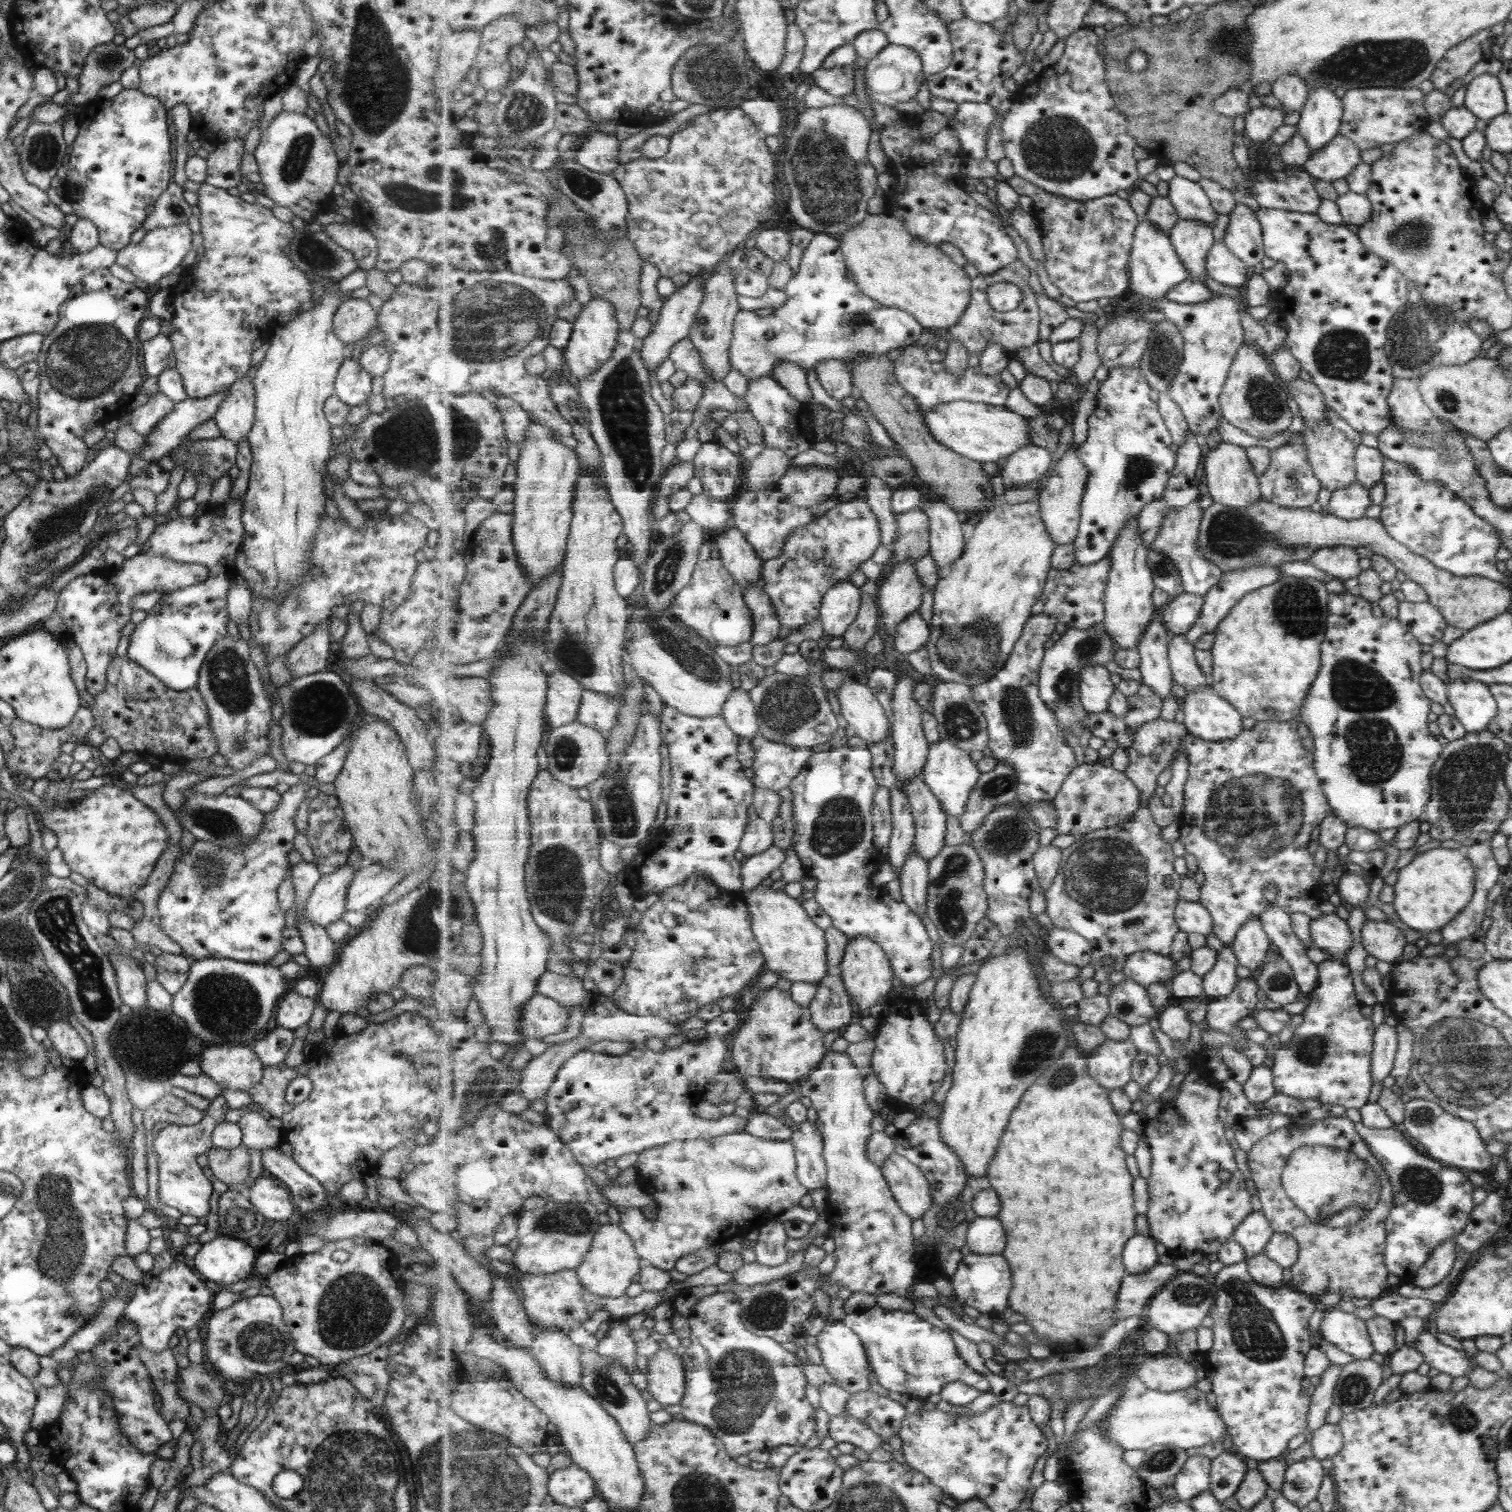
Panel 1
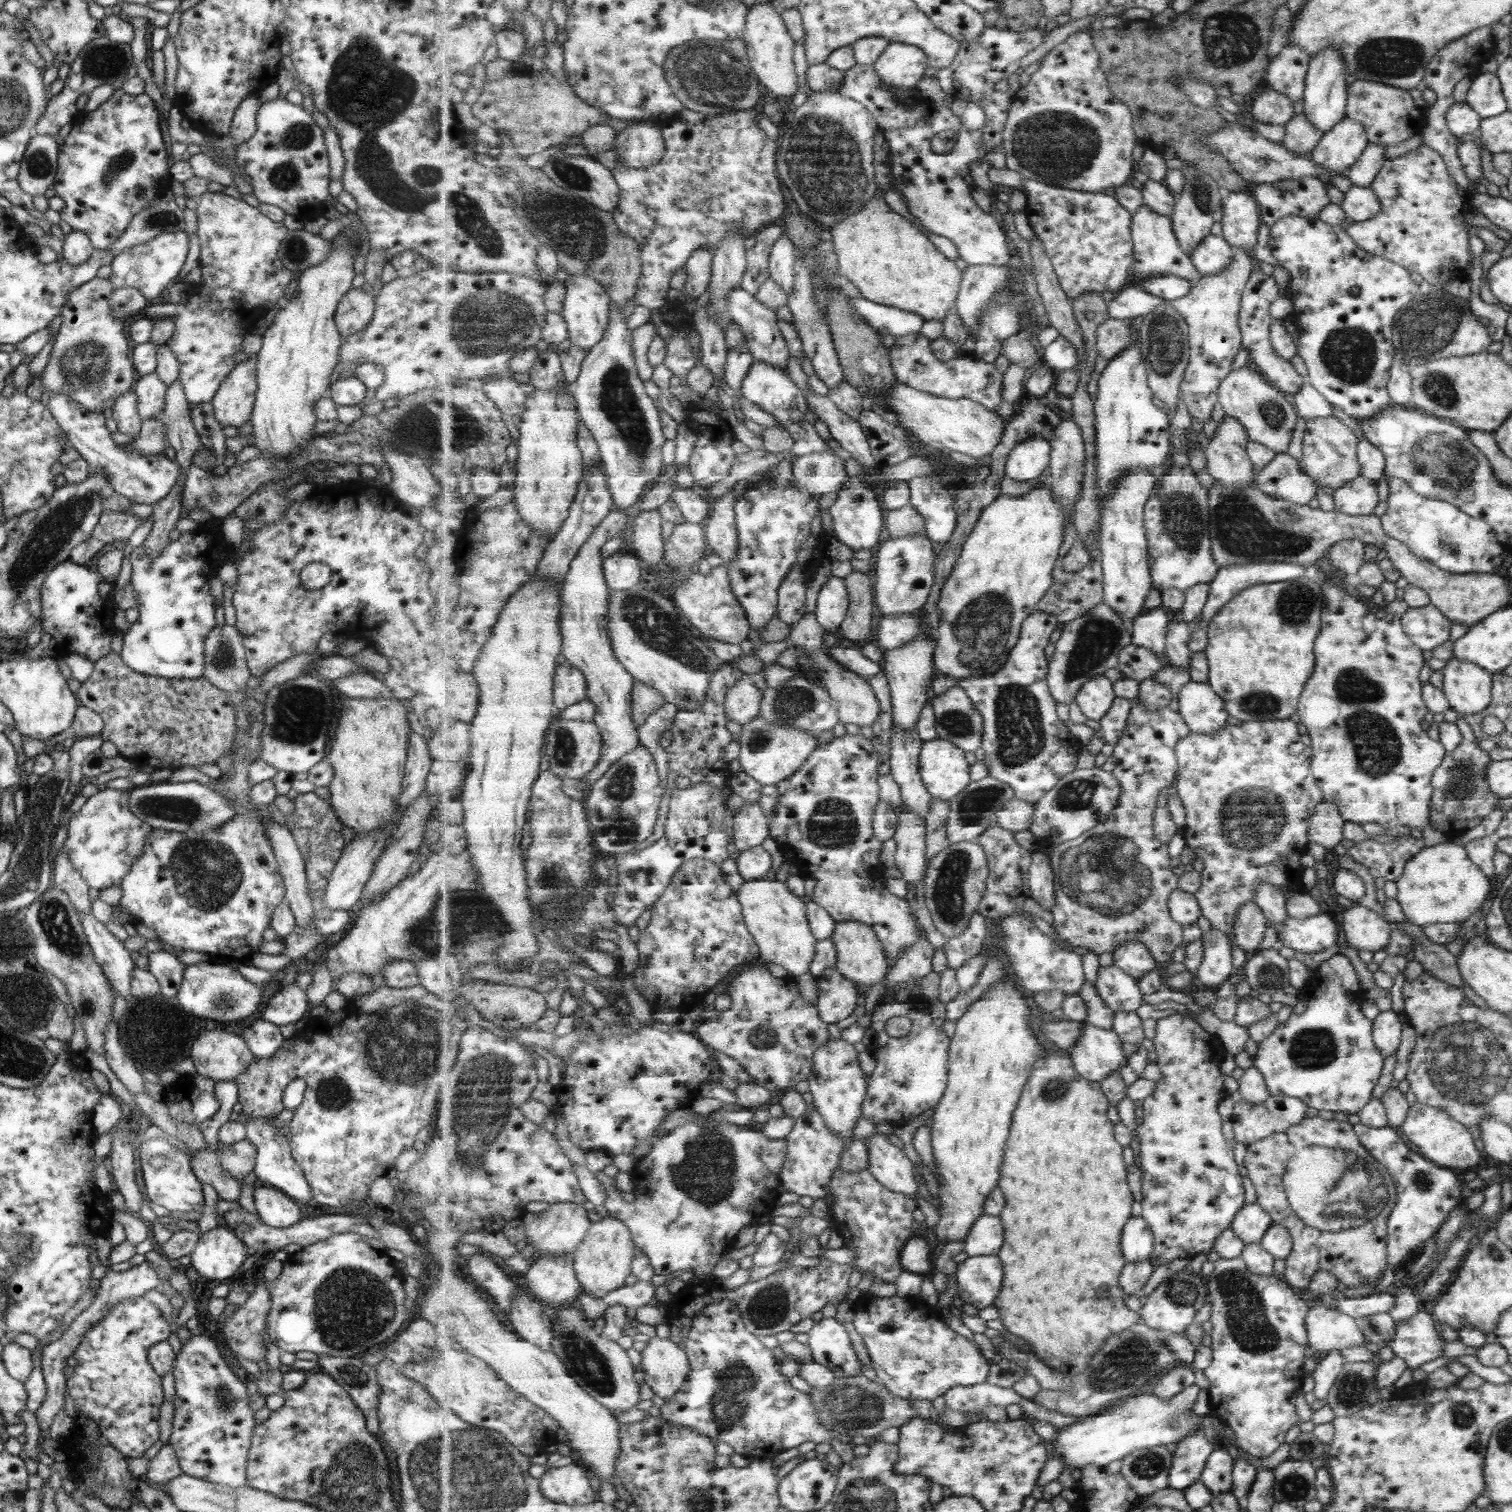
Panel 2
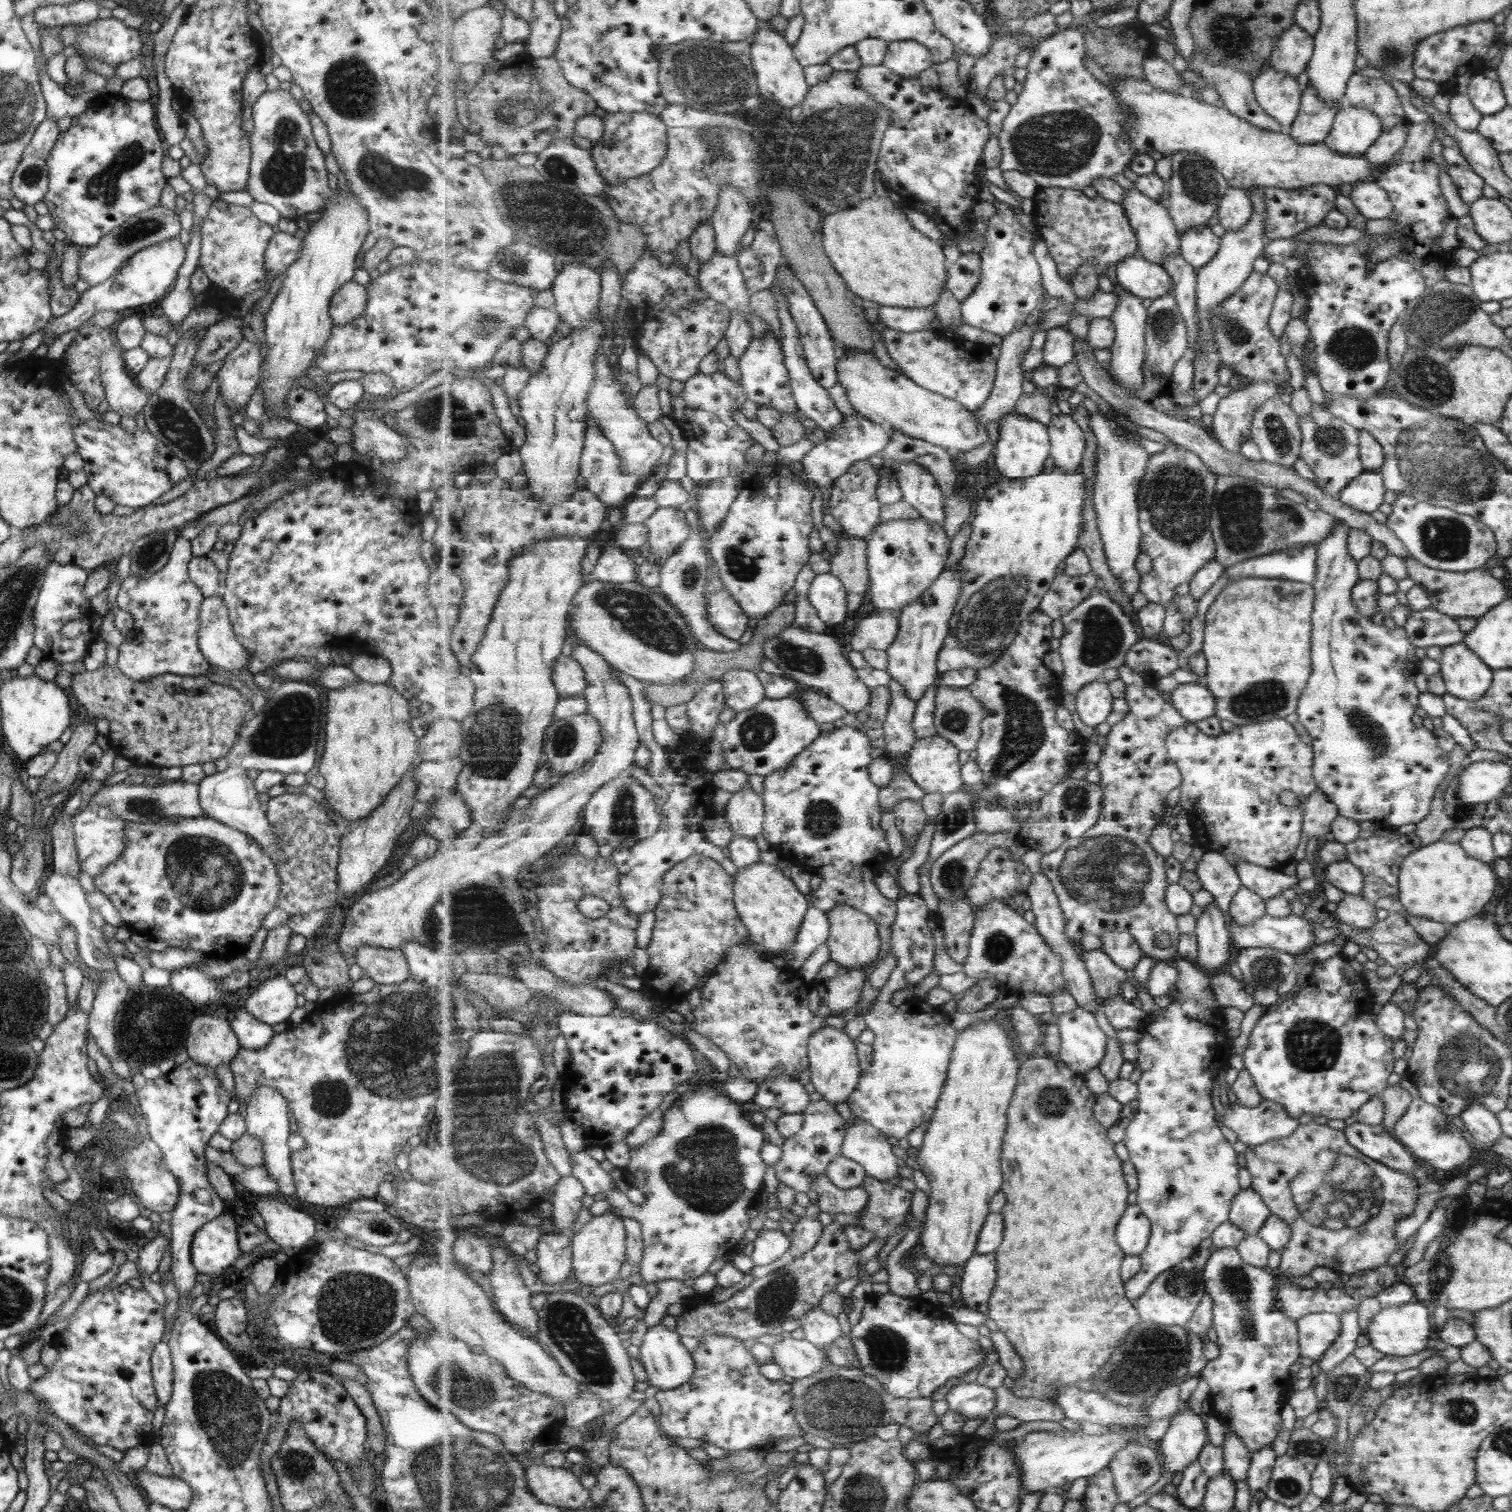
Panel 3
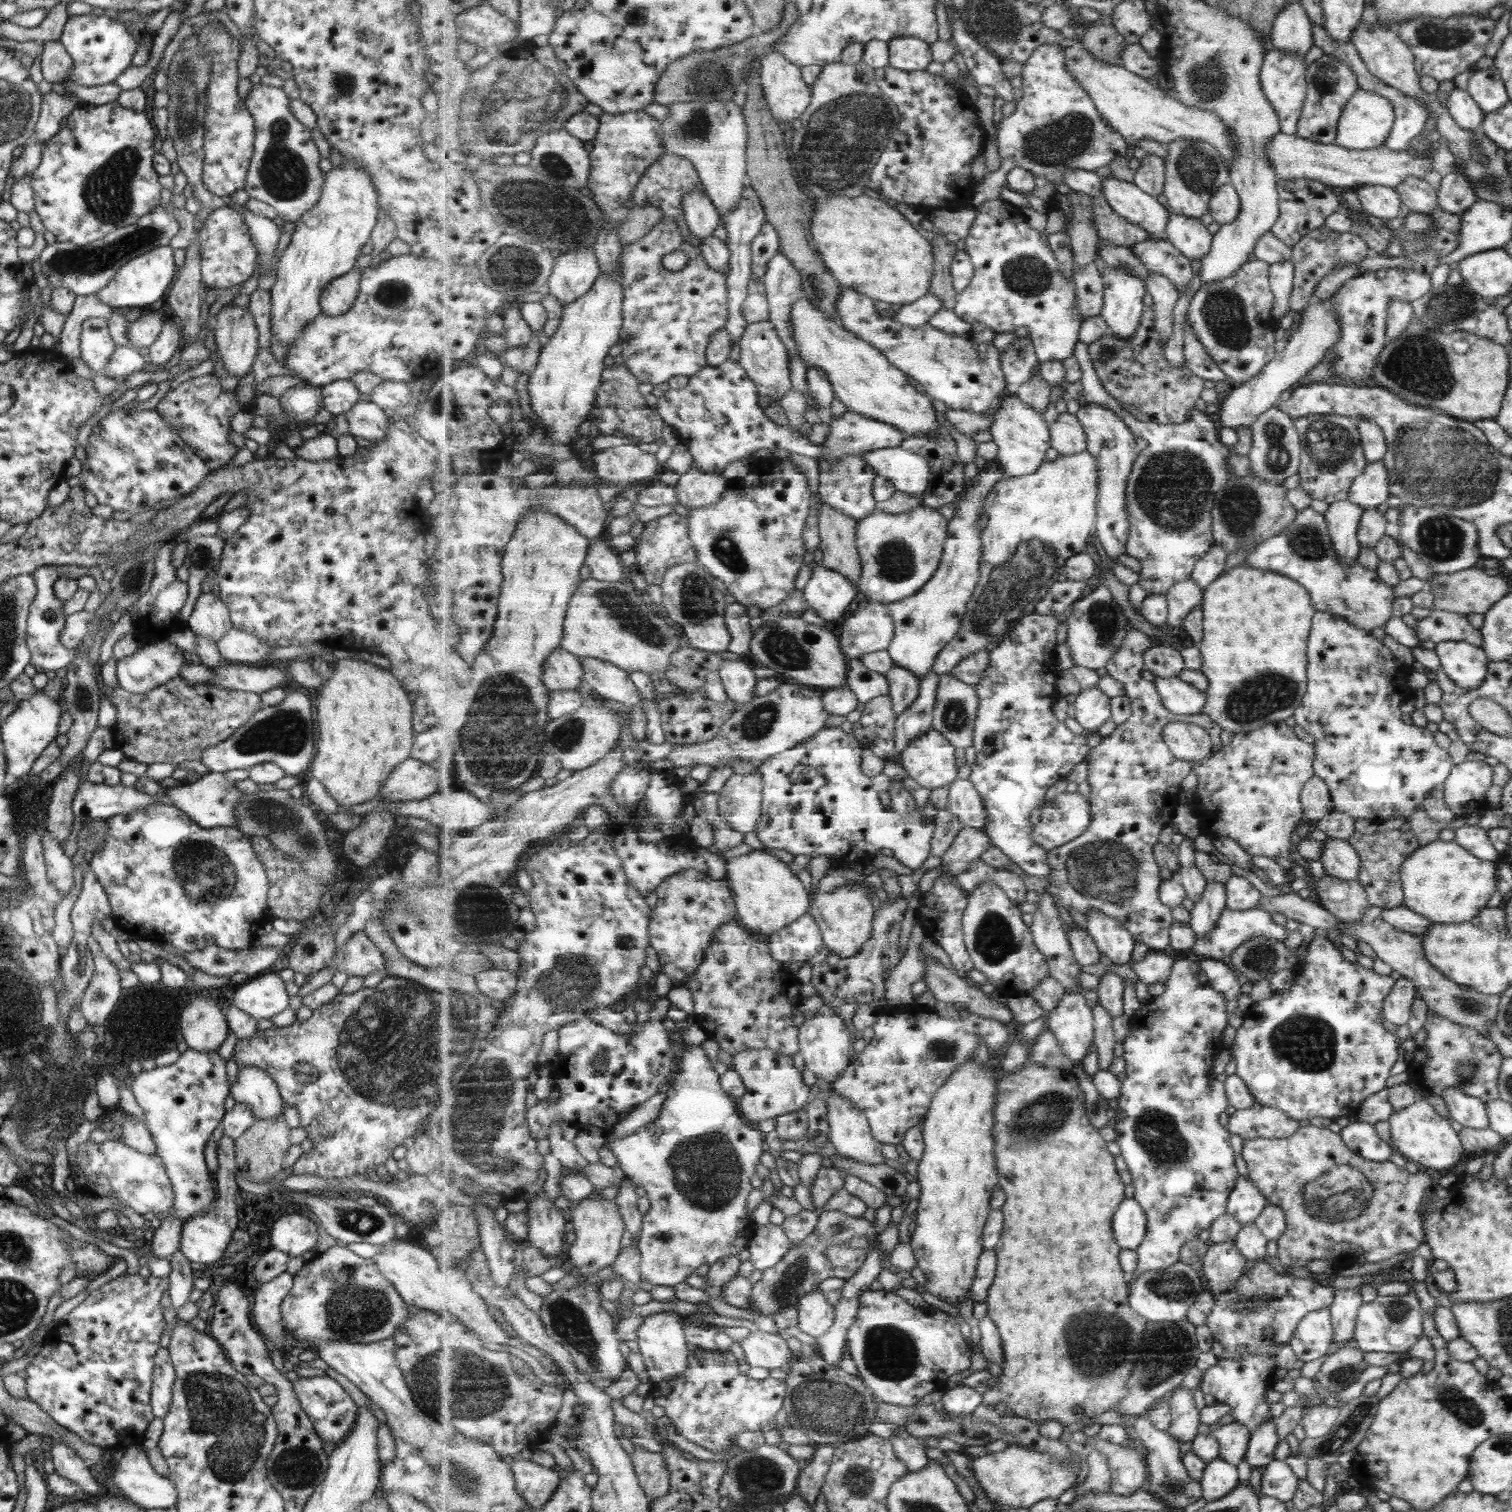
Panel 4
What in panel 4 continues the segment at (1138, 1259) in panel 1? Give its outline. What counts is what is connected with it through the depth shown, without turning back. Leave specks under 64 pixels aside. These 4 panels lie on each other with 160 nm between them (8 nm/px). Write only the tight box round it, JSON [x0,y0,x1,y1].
[1115,1198,1148,1250]

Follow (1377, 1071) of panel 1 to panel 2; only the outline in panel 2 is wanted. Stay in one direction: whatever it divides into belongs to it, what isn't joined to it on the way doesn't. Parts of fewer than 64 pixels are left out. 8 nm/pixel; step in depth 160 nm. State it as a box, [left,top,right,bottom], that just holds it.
[1371,1009,1400,1058]

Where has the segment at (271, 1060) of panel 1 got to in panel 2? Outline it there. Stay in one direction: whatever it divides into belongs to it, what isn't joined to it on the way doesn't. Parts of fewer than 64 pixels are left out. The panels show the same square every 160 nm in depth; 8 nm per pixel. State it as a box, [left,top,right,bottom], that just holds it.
[236,1018,284,1058]

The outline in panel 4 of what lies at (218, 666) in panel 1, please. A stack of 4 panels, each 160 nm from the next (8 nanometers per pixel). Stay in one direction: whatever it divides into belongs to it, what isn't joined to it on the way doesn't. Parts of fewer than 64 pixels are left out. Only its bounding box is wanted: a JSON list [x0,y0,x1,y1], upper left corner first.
[185,591,231,645]

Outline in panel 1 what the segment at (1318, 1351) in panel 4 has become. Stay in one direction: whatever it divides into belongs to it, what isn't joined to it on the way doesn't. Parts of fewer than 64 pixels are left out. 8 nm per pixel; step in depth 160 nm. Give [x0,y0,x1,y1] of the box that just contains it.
[1318,1309,1374,1360]

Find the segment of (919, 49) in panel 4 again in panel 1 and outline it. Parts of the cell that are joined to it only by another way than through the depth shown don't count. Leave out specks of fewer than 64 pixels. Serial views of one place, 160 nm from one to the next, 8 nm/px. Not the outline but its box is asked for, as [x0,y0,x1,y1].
[865,43,926,107]

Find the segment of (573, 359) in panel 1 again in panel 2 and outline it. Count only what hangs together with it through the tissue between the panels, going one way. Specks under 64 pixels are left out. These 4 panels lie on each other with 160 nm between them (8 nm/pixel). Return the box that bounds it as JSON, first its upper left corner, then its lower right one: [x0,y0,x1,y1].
[561,275,613,353]

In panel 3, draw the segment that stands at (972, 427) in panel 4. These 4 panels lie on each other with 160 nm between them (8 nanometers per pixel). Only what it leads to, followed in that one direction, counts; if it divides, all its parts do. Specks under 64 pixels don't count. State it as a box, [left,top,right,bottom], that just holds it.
[974,323,1037,424]

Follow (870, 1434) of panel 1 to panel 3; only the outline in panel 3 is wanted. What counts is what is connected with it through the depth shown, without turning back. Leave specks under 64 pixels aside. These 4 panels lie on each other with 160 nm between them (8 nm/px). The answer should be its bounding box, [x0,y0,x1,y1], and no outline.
[654,1332,802,1453]

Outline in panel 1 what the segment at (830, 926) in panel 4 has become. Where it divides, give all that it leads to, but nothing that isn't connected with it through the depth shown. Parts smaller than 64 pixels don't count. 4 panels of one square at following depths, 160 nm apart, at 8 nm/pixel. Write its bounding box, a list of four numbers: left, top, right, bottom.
[837,936,896,1009]

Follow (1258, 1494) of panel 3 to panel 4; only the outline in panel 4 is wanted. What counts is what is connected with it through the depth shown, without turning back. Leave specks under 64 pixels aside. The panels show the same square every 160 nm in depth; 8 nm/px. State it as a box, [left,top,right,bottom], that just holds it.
[1244,1420,1278,1472]

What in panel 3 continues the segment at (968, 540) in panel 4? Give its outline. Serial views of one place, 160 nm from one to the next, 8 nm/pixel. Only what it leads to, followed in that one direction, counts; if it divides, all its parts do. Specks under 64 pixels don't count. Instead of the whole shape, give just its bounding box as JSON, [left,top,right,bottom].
[886,566,962,702]

